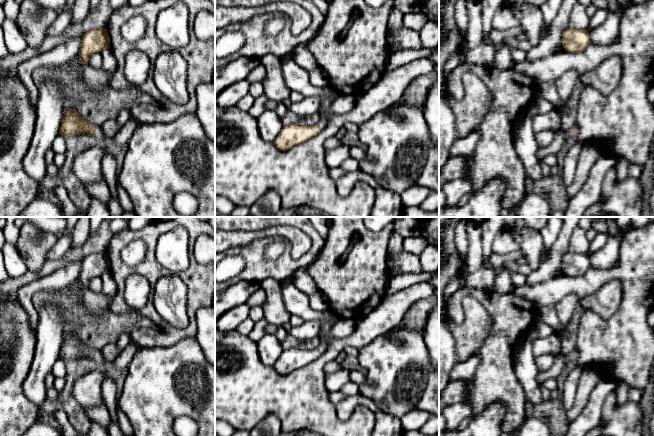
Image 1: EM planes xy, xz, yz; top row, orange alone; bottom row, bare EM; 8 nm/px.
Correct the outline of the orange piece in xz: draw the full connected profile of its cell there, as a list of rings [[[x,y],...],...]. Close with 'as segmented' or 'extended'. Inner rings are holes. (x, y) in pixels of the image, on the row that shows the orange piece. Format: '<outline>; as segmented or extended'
[[[353,94],[338,96],[333,100],[328,110],[318,112],[320,114],[320,122],[317,125],[284,125],[273,144],[277,149],[286,151],[313,138],[327,126],[329,114],[344,114],[349,112],[354,107],[355,101],[356,96]]]; extended

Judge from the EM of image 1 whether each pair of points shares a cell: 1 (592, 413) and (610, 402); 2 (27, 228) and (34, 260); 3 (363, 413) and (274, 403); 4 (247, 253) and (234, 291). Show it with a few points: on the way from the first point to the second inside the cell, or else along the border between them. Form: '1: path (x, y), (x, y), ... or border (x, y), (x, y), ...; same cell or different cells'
1: border (613, 390), (605, 399), (602, 417), (596, 425); different cells
2: path (30, 236), (34, 252); same cell
3: path (341, 425), (329, 425), (303, 403), (296, 403); same cell
4: border (259, 281), (238, 281), (232, 283), (225, 290); different cells

